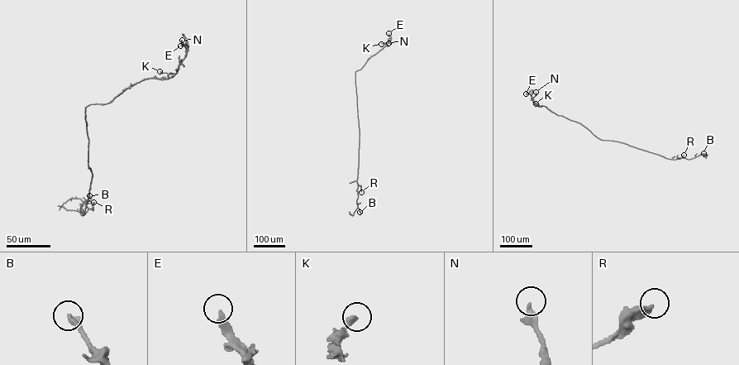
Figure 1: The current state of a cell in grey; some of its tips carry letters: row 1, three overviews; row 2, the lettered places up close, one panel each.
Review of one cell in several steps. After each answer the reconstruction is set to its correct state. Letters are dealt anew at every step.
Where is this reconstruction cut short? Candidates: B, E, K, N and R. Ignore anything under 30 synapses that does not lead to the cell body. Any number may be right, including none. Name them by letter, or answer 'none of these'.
E, K

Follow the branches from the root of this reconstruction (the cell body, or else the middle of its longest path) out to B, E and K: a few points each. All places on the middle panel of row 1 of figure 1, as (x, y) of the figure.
B: (358, 116), (356, 202), (359, 212)
E: (358, 116), (355, 72), (386, 45), (391, 38), (388, 33)
K: (358, 116), (355, 72), (386, 45), (381, 44)

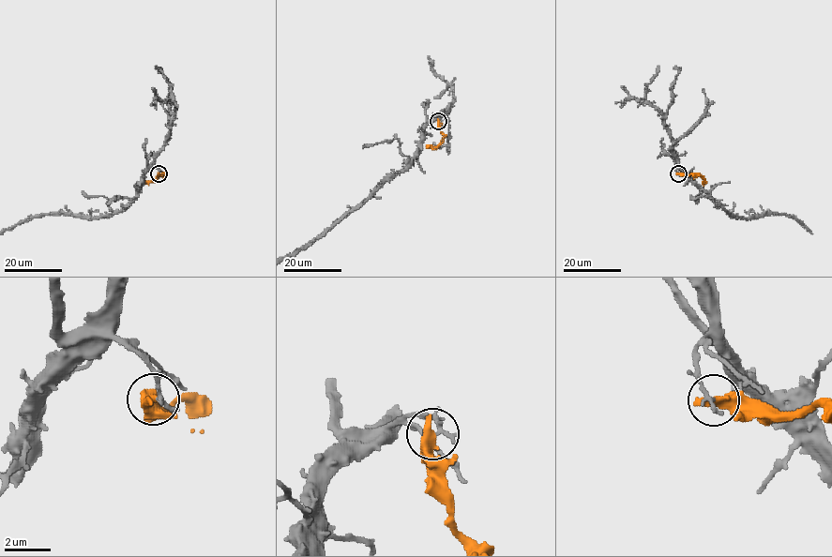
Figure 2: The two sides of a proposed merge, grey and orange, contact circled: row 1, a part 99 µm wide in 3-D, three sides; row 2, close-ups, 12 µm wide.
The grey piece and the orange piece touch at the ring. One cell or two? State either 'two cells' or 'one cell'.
two cells

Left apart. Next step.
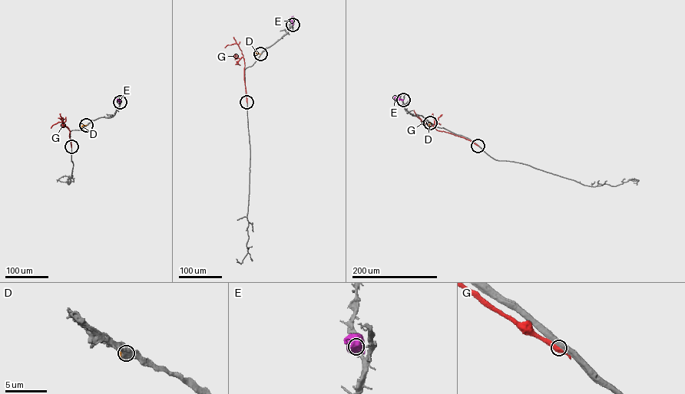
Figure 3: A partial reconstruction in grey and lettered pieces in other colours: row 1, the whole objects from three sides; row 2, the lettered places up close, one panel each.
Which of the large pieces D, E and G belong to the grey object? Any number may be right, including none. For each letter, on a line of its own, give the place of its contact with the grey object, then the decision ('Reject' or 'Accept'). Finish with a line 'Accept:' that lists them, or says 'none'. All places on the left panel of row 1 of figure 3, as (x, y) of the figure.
D: Touches grey at (86, 125). Accept
E: Touches grey at (120, 102). Reject
G: Touches grey at (71, 146). Reject
Accept: D

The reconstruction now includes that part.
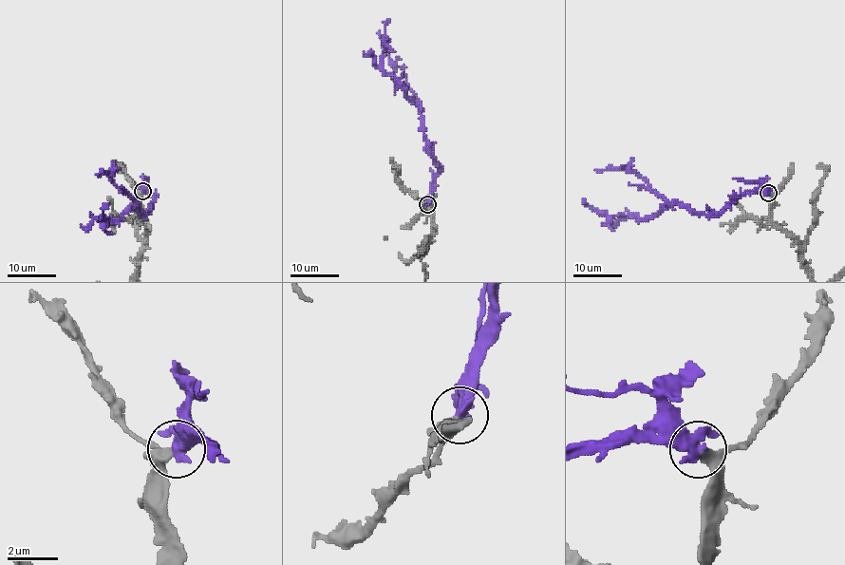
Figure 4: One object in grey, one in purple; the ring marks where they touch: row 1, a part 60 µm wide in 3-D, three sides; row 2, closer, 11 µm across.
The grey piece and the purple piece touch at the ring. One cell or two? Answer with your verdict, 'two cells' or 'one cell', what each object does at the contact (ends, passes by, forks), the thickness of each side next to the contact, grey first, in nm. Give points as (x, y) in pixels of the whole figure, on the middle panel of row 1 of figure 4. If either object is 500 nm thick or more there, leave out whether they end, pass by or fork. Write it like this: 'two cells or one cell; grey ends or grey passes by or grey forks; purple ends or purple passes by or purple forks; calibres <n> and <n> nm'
one cell; grey ends; purple passes by; calibres 440 and 380 nm

